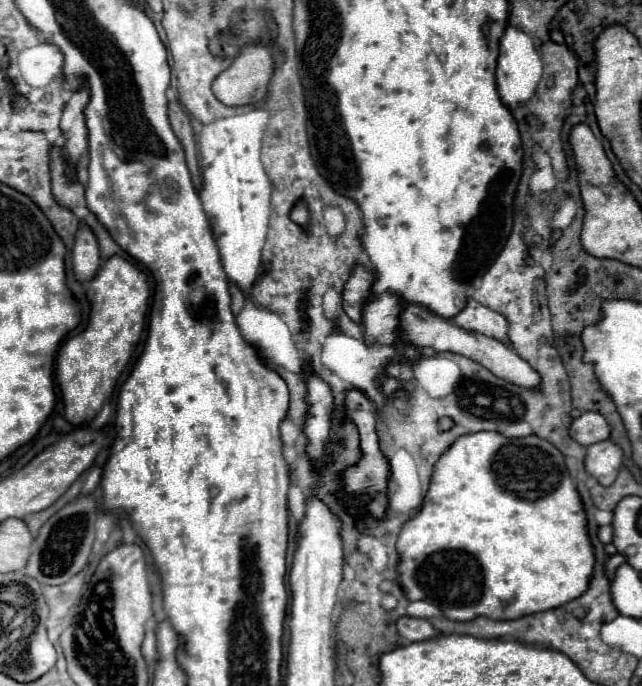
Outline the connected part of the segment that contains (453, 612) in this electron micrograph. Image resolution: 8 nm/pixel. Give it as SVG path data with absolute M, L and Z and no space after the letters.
M480 431L480 433L468 433L464 437L458 437L436 461L430 487L424 497L424 503L420 511L408 519L398 535L396 551L400 555L398 561L398 583L406 591L408 601L426 601L436 605L446 619L454 621L470 621L476 617L490 617L490 619L516 619L520 615L540 613L548 609L556 609L572 599L578 599L590 583L592 569L594 569L594 551L588 539L586 531L586 513L582 509L580 495L576 491L576 485L564 465L564 455L546 439L540 439L536 435L528 435L522 439L508 439L494 431Z

